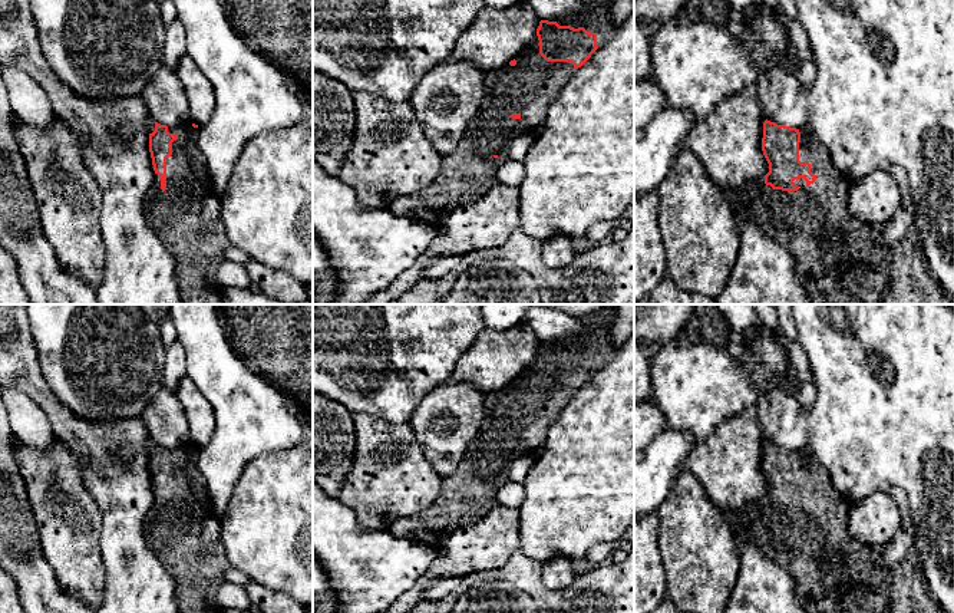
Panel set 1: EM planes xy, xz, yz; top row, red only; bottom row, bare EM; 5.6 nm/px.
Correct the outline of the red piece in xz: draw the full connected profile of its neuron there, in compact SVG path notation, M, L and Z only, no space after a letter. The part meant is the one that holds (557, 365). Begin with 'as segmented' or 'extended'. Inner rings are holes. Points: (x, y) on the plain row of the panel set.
extended; M590 327L578 350L567 343L541 342L535 359L514 382L483 395L485 416L481 431L458 468L442 478L436 501L413 515L395 521L387 531L399 538L412 538L440 550L455 531L478 523L498 507L496 494L509 481L511 464L545 444L548 429L575 392L614 357L610 327Z

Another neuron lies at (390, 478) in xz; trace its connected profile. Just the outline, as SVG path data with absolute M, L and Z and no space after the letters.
M364 412L351 413L354 424L354 455L337 500L349 505L367 530L389 530L402 517L432 505L440 494L442 475L423 455L409 422L389 424Z

